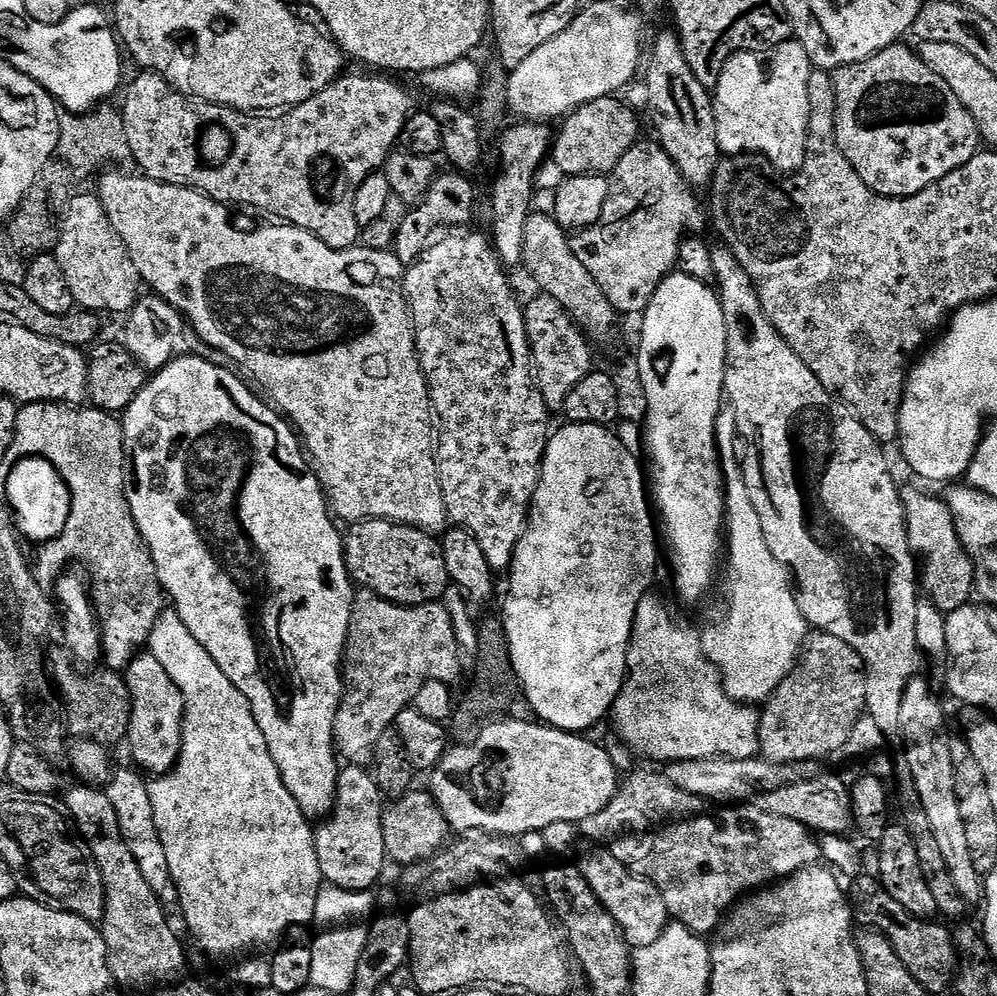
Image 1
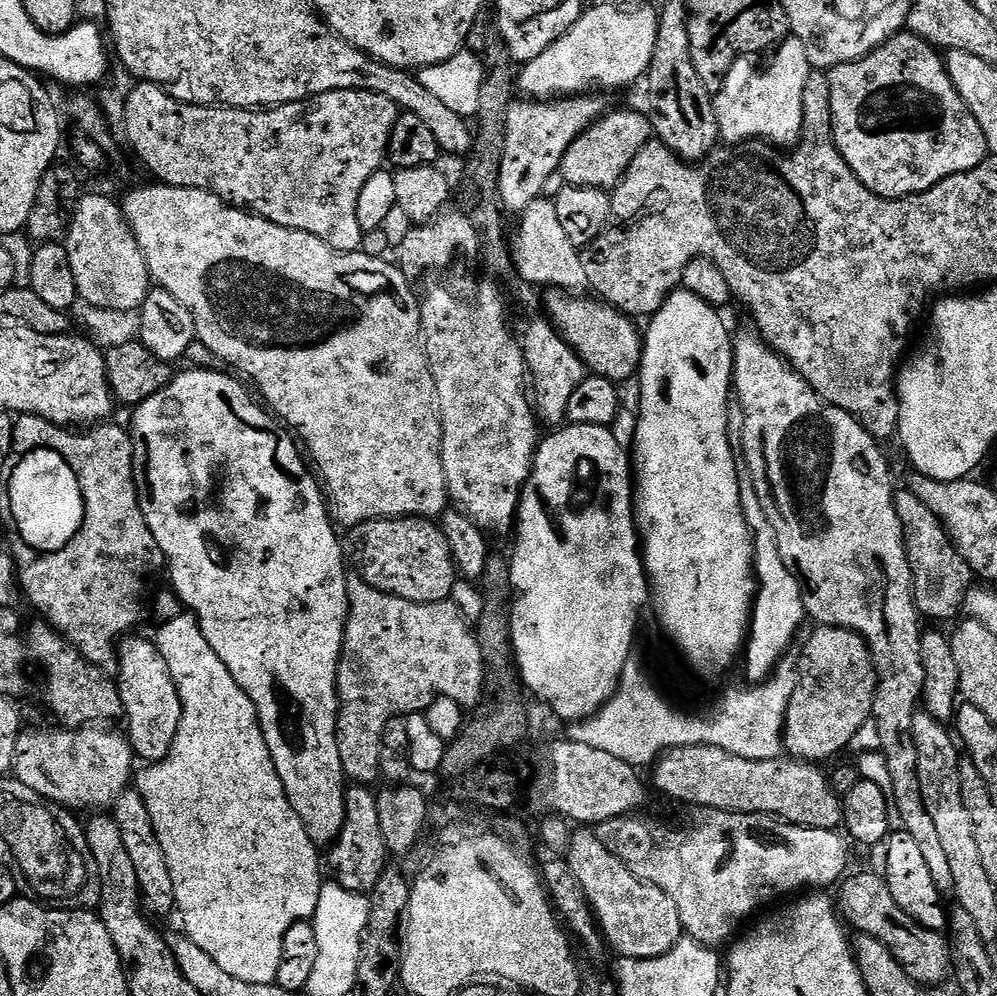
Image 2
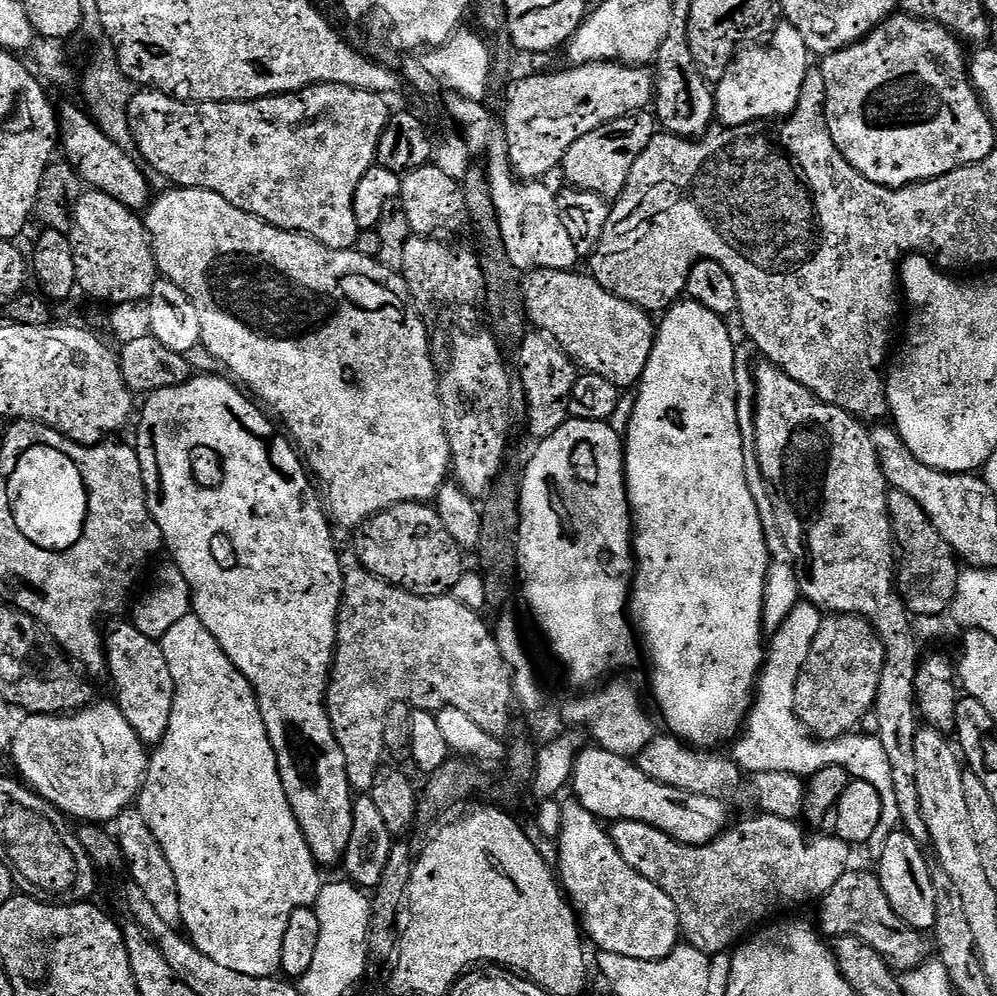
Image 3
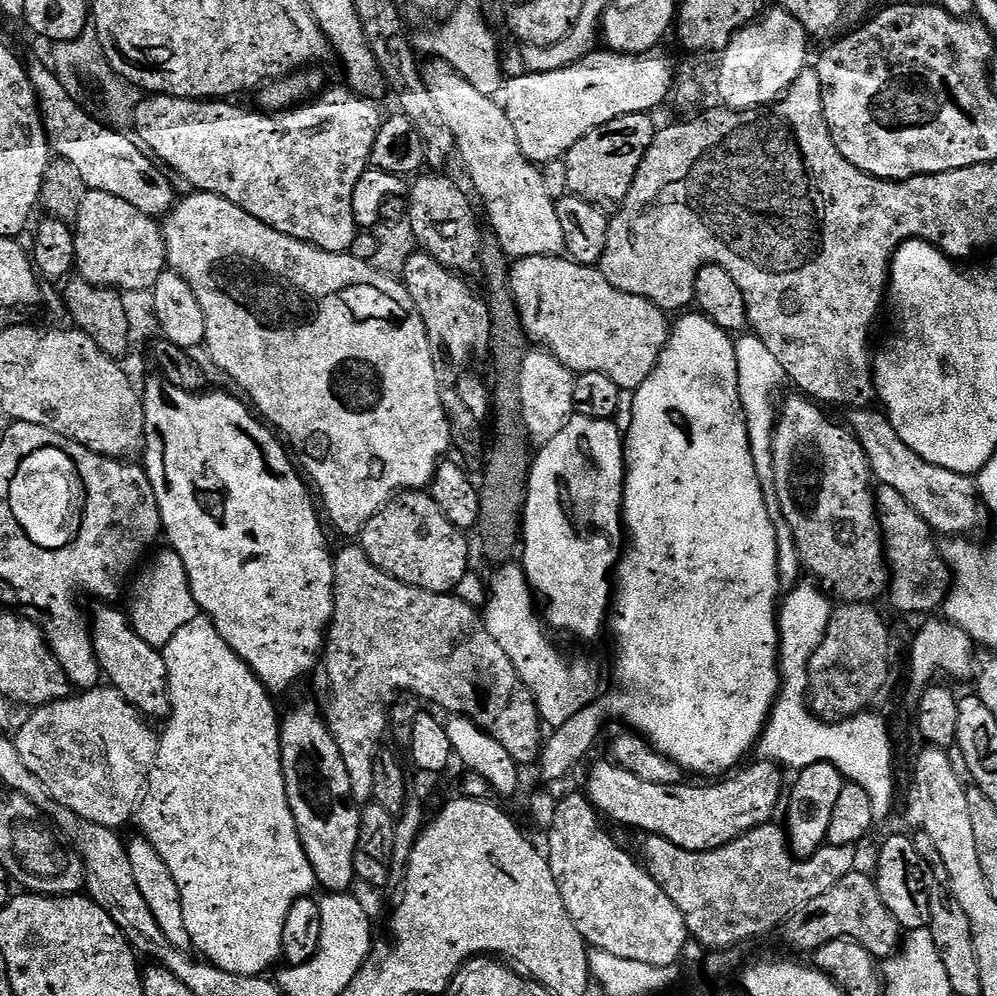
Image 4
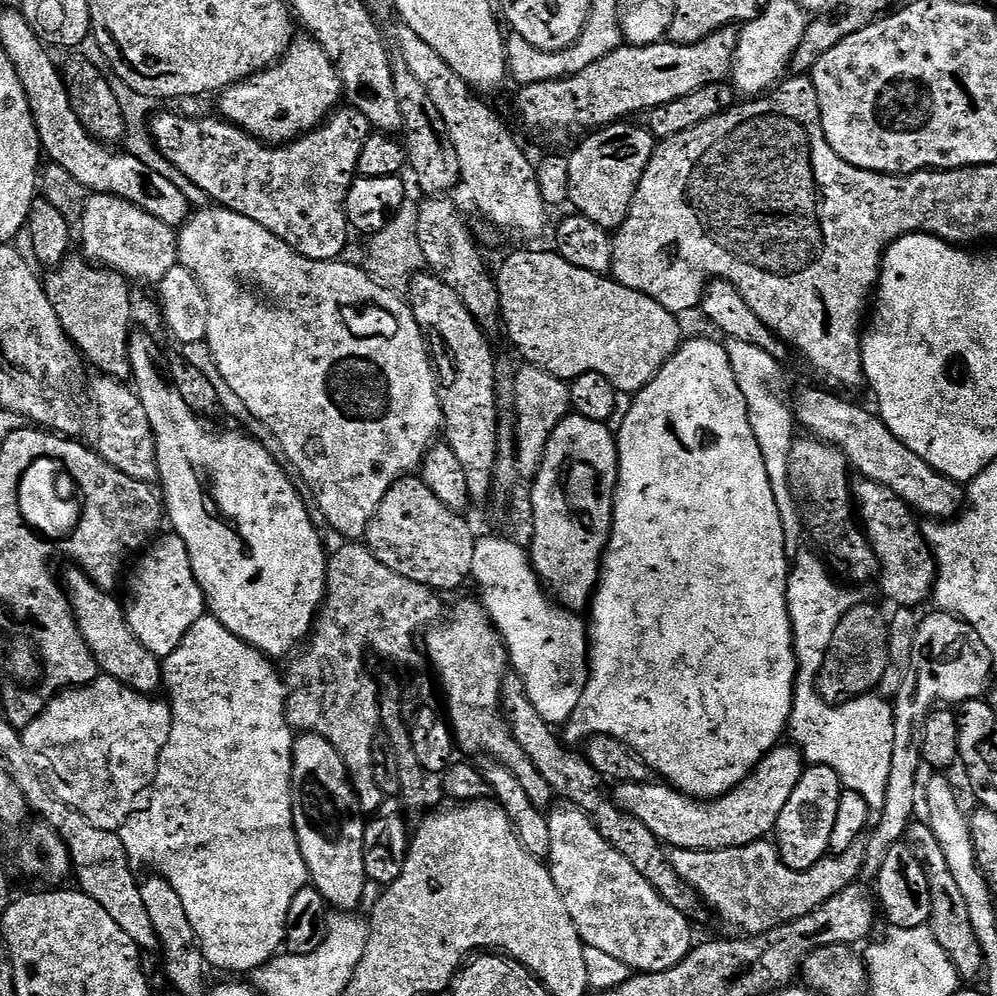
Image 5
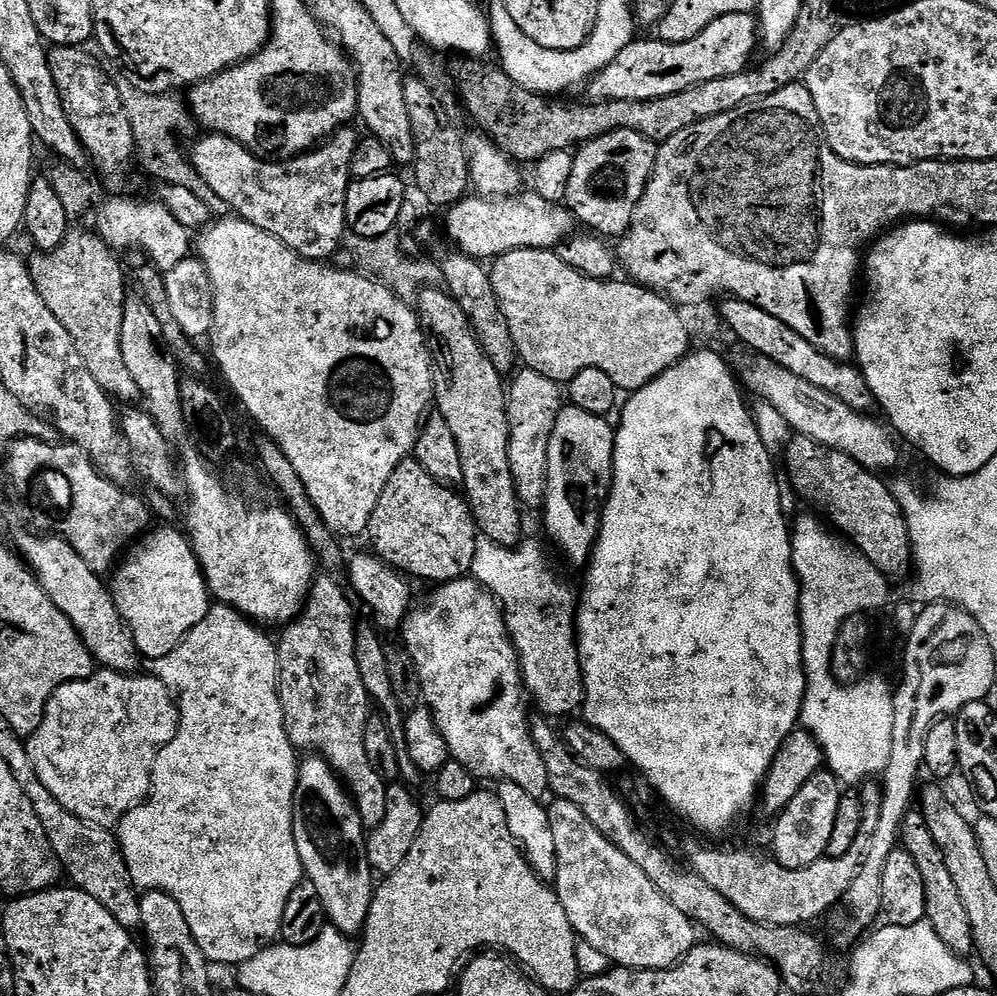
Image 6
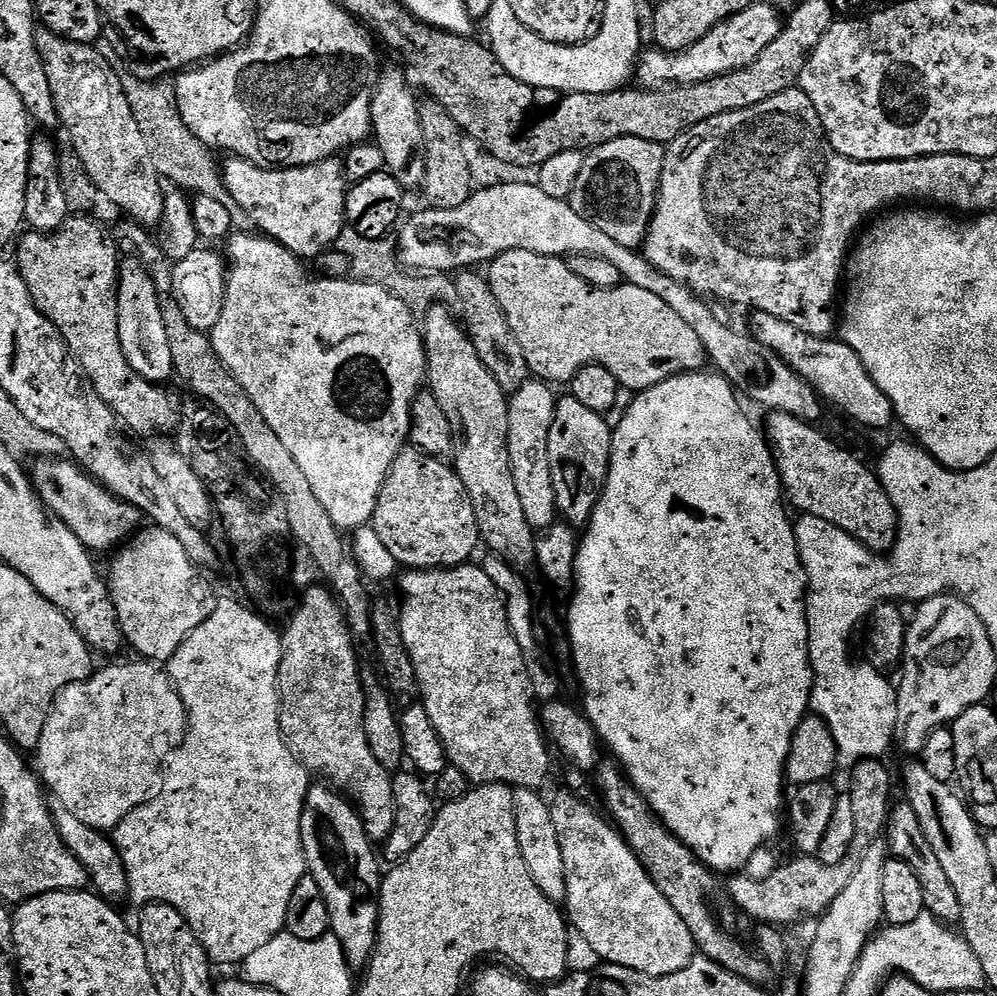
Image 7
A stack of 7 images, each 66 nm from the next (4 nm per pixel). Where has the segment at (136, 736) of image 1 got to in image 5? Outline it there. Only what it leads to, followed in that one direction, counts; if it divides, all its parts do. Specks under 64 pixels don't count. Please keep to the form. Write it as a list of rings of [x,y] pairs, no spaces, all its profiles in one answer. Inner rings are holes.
[[[75,566],[69,568],[64,580],[62,576],[66,599],[72,606],[72,613],[76,615],[76,624],[80,628],[82,638],[86,646],[90,646],[92,656],[96,660],[96,665],[100,667],[101,673],[130,686],[130,690],[135,692],[159,693],[156,691],[161,691],[164,678],[161,661],[146,650],[131,632],[125,616],[125,605],[119,599],[116,601],[111,591],[98,587],[79,568]]]

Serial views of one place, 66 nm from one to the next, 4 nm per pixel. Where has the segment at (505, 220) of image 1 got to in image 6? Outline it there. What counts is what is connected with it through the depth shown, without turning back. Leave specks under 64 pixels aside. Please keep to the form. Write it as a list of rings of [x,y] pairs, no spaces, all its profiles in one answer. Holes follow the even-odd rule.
[[[731,12],[710,22],[690,42],[674,44],[656,38],[640,39],[633,40],[610,66],[592,77],[587,88],[593,101],[653,100],[681,93],[716,78],[733,77],[749,67],[748,60],[758,48],[758,20],[748,12]]]

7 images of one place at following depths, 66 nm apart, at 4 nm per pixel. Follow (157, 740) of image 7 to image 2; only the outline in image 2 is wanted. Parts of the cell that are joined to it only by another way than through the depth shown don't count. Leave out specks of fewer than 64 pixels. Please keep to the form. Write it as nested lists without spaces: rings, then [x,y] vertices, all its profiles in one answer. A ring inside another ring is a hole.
[[[96,726],[75,730],[55,727],[40,728],[37,732],[21,731],[16,743],[15,779],[22,781],[25,788],[69,810],[104,810],[115,804],[134,776],[134,753],[127,735],[99,732],[101,729]]]

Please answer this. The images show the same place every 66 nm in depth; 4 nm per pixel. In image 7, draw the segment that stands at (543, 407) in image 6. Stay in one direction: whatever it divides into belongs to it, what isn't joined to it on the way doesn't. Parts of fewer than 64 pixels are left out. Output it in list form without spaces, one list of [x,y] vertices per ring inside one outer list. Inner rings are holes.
[[[539,378],[529,379],[527,384],[523,384],[520,389],[511,393],[508,402],[508,449],[510,450],[510,466],[514,470],[514,486],[518,486],[518,499],[522,501],[522,511],[526,514],[526,522],[530,522],[533,530],[547,530],[557,523],[558,513],[556,510],[556,495],[554,494],[554,474],[550,470],[550,426],[554,426],[554,414],[556,413],[557,393],[552,393],[553,389],[545,381]]]

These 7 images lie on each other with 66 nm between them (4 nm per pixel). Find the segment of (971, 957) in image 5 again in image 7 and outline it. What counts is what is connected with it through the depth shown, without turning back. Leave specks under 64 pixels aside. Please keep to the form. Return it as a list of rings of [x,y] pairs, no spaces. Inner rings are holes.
[[[900,802],[900,805],[897,803],[891,809],[886,829],[886,843],[889,853],[895,859],[906,862],[906,866],[910,866],[914,874],[918,874],[918,882],[922,882],[922,898],[927,912],[943,924],[959,925],[962,906],[958,906],[958,894],[954,894],[954,885],[950,883],[950,877],[944,873],[942,865],[938,863],[938,857],[930,847],[926,834],[922,834],[922,822],[918,822],[918,814],[914,814],[914,806]]]

